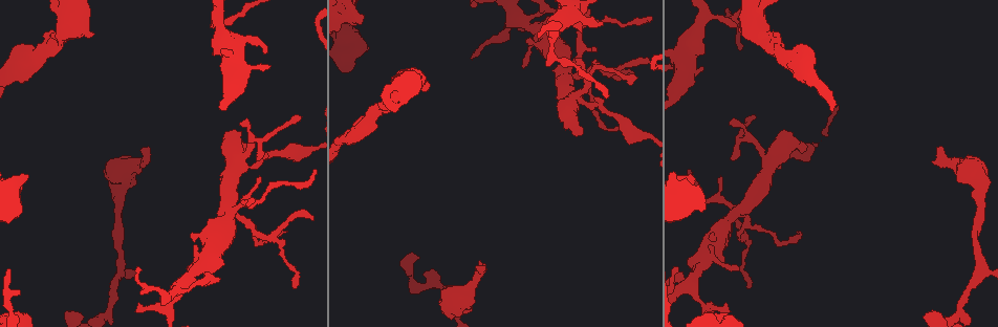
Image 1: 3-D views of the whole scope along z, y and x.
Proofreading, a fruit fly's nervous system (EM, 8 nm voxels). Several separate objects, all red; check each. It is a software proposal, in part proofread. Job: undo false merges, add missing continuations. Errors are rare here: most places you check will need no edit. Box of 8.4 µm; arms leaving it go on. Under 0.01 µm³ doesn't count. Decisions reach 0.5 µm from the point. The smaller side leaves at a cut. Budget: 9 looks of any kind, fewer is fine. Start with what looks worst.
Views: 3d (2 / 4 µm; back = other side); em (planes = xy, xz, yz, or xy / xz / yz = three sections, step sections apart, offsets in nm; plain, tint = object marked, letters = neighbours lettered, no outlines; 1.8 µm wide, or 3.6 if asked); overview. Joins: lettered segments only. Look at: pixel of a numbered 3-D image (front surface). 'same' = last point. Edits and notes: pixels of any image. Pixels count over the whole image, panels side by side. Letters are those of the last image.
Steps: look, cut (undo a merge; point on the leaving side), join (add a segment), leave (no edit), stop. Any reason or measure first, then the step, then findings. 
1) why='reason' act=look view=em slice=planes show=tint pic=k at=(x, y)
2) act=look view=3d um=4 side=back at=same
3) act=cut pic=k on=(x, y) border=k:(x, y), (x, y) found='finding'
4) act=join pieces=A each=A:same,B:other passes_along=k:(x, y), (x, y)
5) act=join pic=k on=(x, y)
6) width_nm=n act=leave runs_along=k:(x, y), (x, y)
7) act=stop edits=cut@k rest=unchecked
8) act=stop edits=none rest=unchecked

why='stops while still wide' act=look view=3d um=2 pic=1 at=(361, 17)

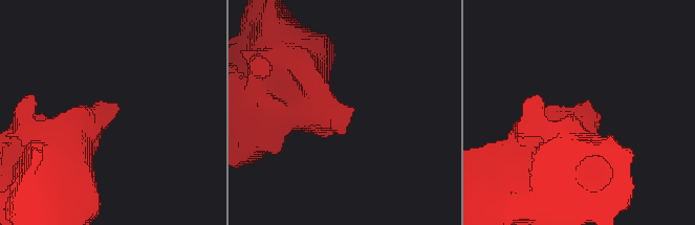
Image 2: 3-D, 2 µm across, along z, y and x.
act=look view=em slice=planes show=letters pic=2 at=(117, 107)

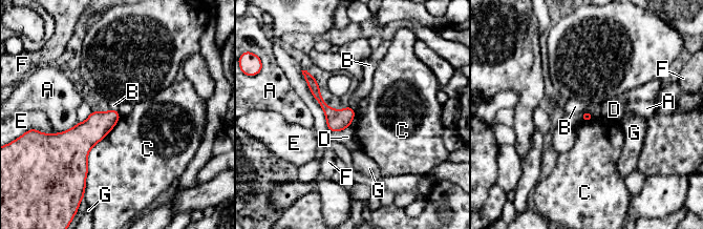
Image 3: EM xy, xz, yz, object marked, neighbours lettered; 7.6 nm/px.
act=leave each=A:other,B:other,C:other,D:other,E:other,F:other,G:other runs_along=3:(305, 74), (322, 104), (346, 124) found='no lettered segment goes on from it'

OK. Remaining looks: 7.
act=look view=3d um=2 pic=1 at=(480, 266)

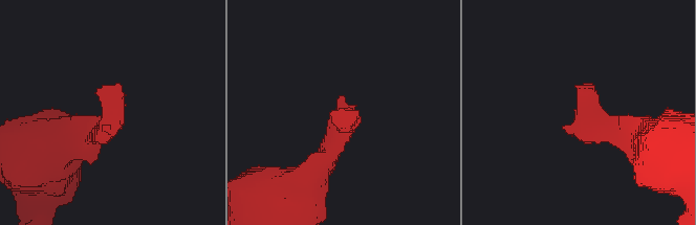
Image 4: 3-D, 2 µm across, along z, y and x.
act=look view=em slice=yz step=4 show=letters pic=4 at=(584, 84)

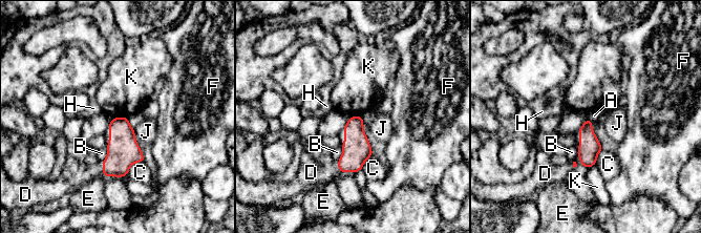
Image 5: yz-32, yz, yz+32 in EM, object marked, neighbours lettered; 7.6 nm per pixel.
act=look view=em slice=planes show=letters at=same

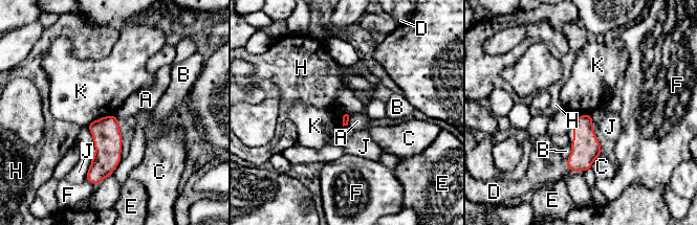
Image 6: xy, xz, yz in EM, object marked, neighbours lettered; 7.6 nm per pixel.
act=join pic=6 on=(540, 171) each=A:other,B:other,C:other,D:same,E:other,F:other,H:other,J:other,K:other found='the neuron continues'

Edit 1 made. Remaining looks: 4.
act=look view=overview

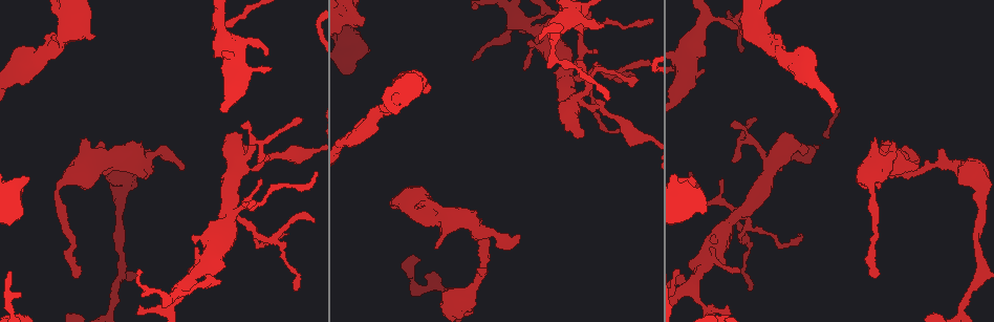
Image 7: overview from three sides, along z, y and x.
why='arms part here' act=look view=3d um=2 side=back pic=7 at=(369, 120)

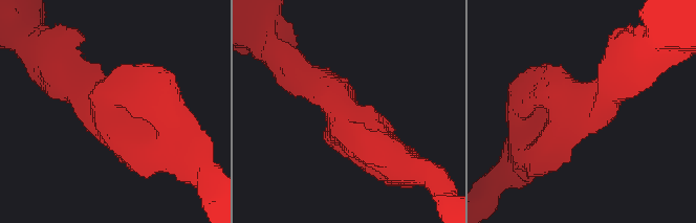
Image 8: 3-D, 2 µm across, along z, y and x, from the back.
act=look view=em slice=planes show=tint pic=8 at=(345, 117)

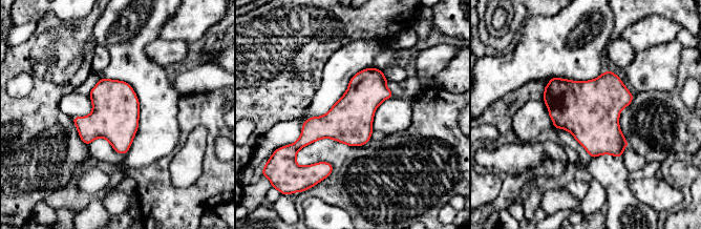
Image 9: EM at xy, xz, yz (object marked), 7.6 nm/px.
act=look view=em slice=planes show=letters at=same

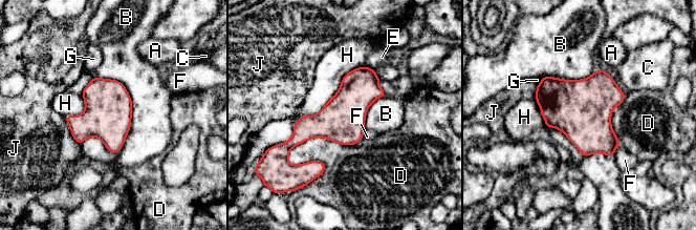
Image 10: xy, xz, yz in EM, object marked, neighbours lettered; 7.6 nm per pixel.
longest_contact=H:900nm act=leave each=A:other,B:other,C:other,D:other,E:other,F:other,G:other,H:other,J:other border=10:(365, 65), (279, 145) found='continuous, no second neuron'

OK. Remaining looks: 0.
act=stop edits=join@6 rest=unchecked

